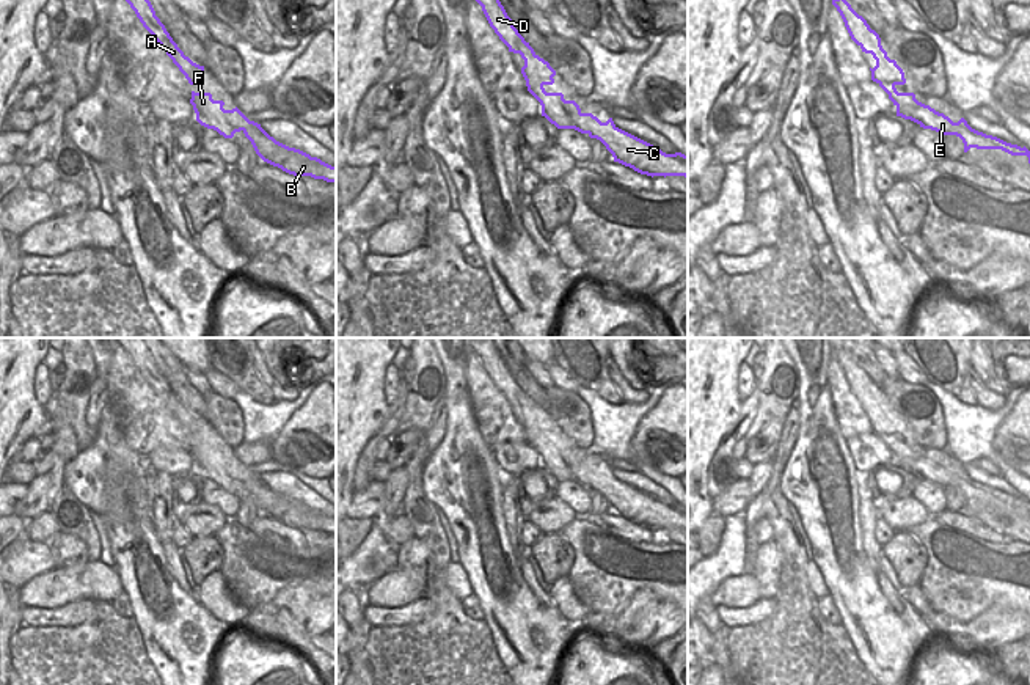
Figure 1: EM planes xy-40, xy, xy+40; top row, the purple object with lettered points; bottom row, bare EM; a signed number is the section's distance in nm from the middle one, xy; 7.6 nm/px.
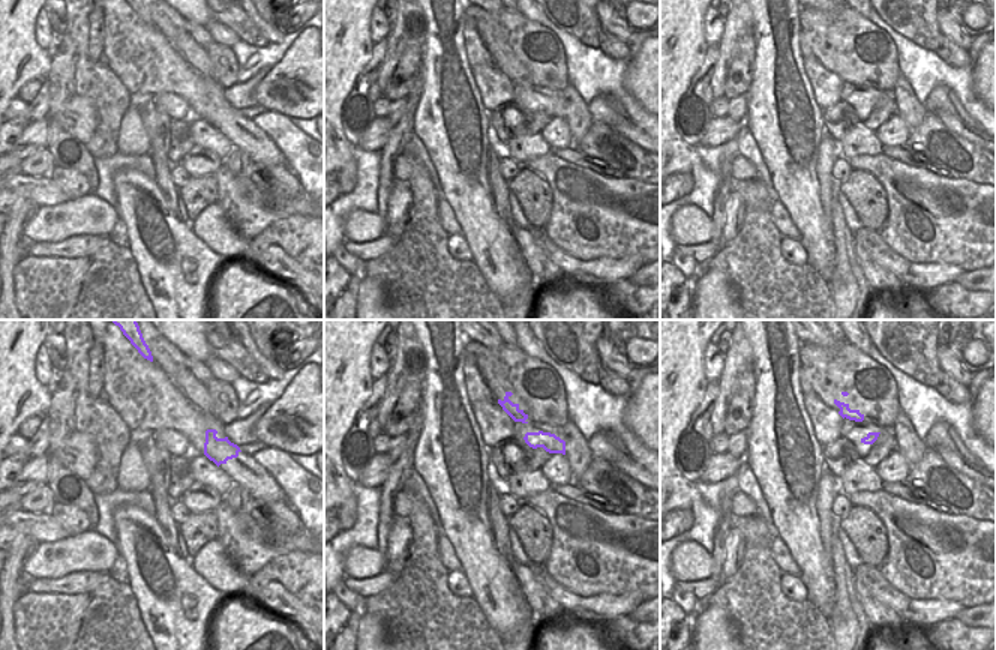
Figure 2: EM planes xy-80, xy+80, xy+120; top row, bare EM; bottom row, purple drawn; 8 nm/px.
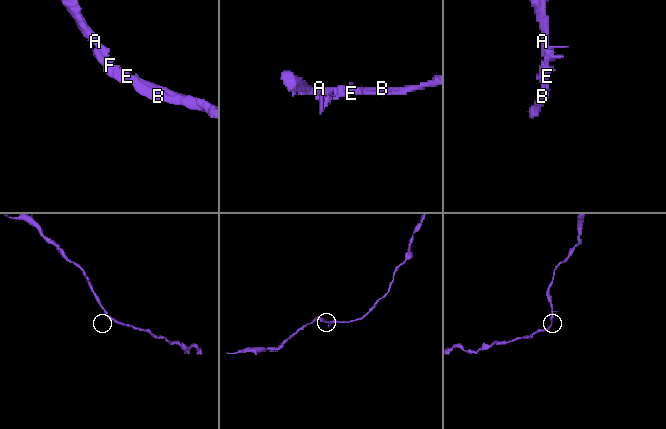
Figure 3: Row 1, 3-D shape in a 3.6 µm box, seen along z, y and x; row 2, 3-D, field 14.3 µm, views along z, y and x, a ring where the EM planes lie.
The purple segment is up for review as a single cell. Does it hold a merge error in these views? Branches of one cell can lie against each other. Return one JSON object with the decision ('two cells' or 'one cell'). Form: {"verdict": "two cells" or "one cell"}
{"verdict": "two cells"}

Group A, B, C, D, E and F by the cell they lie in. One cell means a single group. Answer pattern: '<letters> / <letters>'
A D / B C E F

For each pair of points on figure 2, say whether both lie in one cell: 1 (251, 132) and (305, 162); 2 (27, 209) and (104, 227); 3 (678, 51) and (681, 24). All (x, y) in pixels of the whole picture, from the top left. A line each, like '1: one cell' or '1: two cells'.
1: two cells
2: two cells
3: one cell

